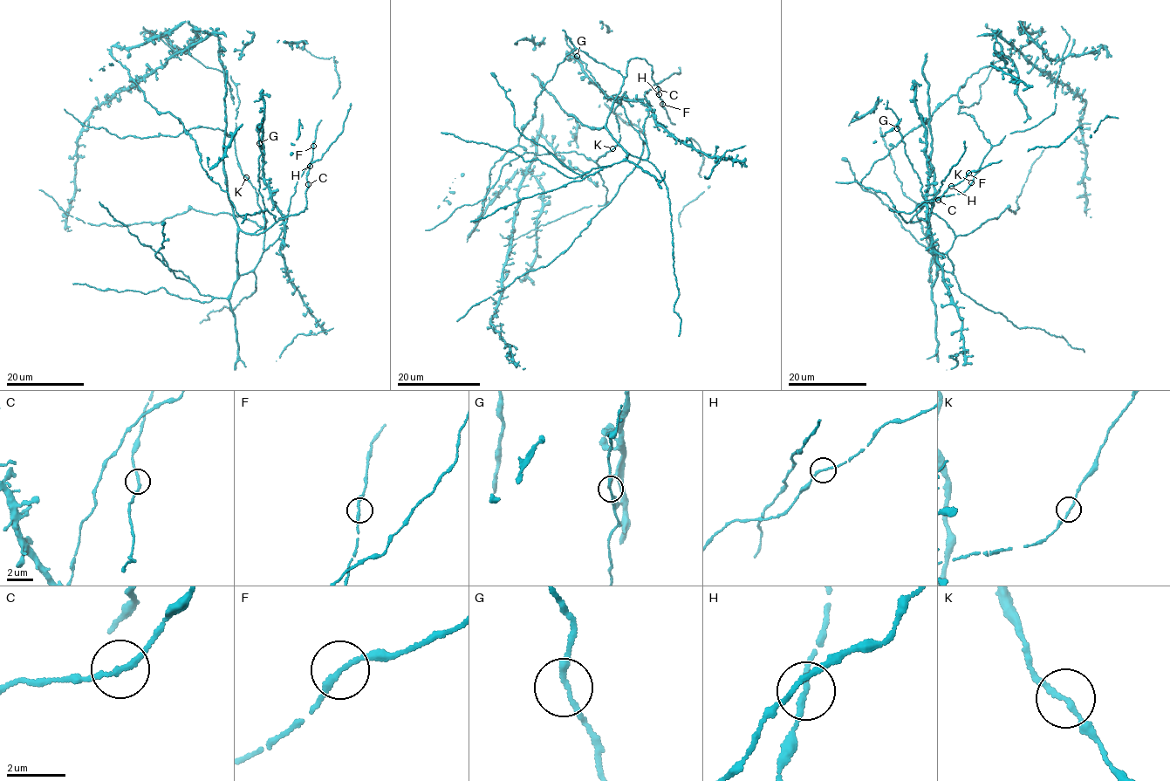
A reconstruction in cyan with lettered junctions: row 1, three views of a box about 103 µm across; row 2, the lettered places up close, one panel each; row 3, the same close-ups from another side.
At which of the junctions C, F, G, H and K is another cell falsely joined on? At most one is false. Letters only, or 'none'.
none

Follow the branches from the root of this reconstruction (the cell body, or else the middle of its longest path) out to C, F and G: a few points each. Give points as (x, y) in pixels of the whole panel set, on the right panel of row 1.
C: (1016, 51), (968, 77), (859, 183), (883, 192), (899, 213), (889, 209), (910, 213), (938, 200)
F: (1016, 51), (968, 77), (859, 183), (883, 192), (899, 213), (892, 211), (906, 213), (938, 200), (968, 173)
G: (1016, 51), (859, 183), (926, 219), (952, 272), (954, 232), (897, 128)

